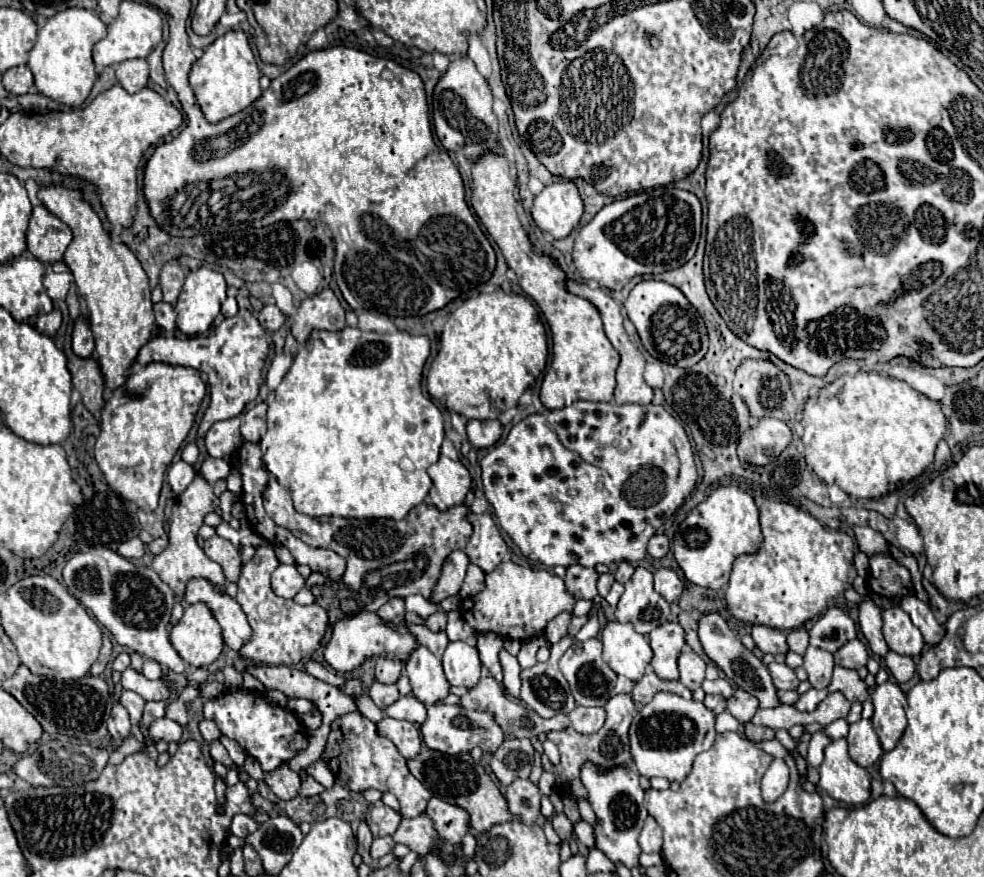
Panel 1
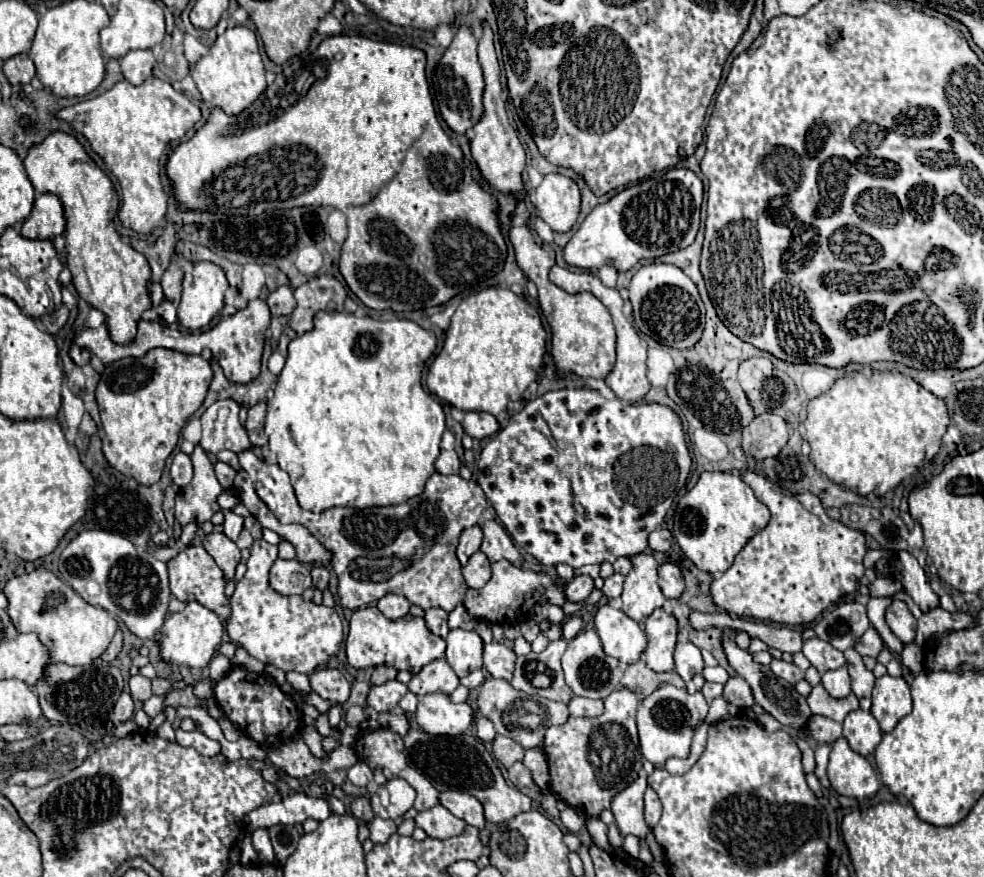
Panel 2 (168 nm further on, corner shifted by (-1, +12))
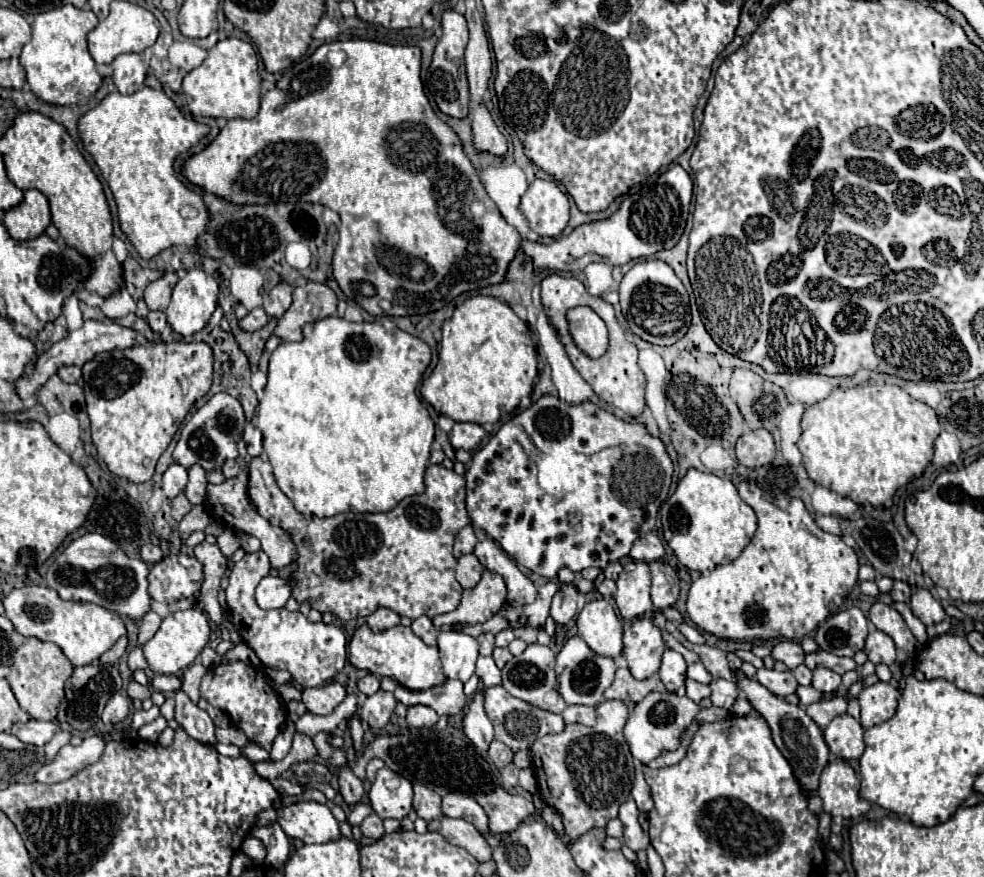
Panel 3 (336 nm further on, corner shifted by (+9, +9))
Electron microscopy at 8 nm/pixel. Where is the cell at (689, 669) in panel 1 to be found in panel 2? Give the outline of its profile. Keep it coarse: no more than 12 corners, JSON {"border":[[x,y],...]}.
{"border":[[695,644],[675,648],[675,672],[689,682],[703,670]]}

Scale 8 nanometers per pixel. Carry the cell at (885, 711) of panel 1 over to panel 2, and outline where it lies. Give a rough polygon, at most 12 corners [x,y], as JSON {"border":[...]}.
{"border":[[881,676],[873,688],[871,714],[883,732],[911,712],[903,678]]}

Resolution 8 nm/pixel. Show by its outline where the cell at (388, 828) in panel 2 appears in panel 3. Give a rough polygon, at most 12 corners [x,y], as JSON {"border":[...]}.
{"border":[[371,813],[363,819],[363,837],[381,839],[383,821]]}

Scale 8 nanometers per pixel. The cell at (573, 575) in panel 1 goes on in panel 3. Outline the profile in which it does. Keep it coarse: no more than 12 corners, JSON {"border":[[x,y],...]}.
{"border":[[563,585],[551,603],[555,623],[577,613],[575,585]]}

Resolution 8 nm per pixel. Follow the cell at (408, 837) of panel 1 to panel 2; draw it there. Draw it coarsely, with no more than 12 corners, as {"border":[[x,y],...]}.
{"border":[[441,804],[419,812],[415,822],[427,836],[447,840],[465,832],[467,822]]}

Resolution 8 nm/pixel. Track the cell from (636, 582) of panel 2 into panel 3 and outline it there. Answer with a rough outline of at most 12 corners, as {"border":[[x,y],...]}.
{"border":[[645,561],[623,565],[615,603],[623,619],[653,611]]}

